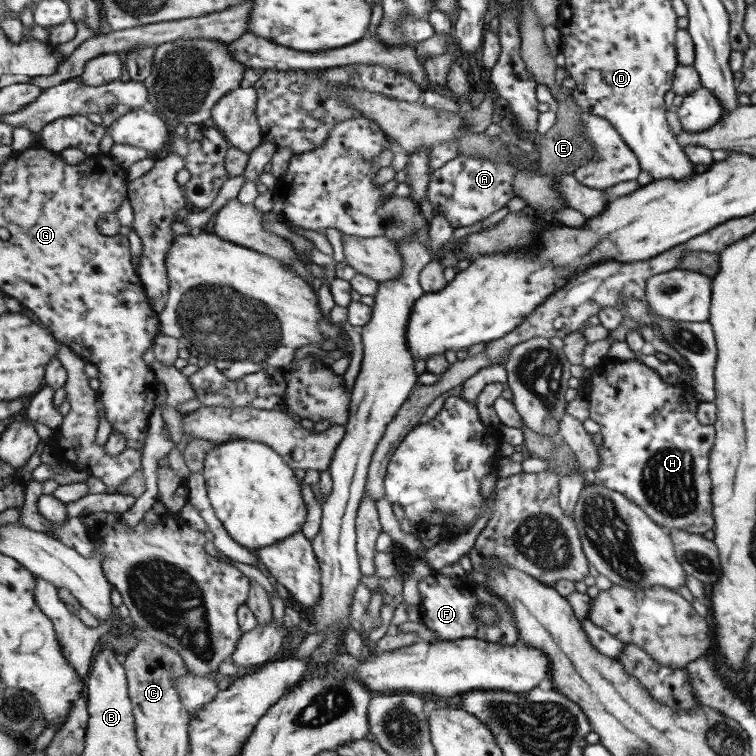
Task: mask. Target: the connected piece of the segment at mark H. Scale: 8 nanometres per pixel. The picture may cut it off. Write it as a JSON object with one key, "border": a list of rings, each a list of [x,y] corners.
{"border":[[[604,358],[601,363],[595,366],[592,370],[591,378],[588,381],[586,388],[589,397],[590,419],[595,420],[599,434],[601,435],[601,446],[597,447],[598,452],[598,466],[595,472],[591,472],[594,484],[601,484],[615,490],[619,494],[623,494],[625,498],[629,499],[639,506],[642,512],[649,516],[653,522],[657,523],[659,527],[664,530],[671,531],[672,529],[681,530],[683,533],[703,535],[707,530],[712,530],[714,521],[711,511],[711,491],[709,480],[709,454],[714,444],[714,429],[713,426],[702,426],[696,418],[696,409],[698,402],[695,401],[694,393],[687,382],[673,384],[670,380],[662,379],[652,368],[641,364],[637,360],[613,360],[611,358]]]}

